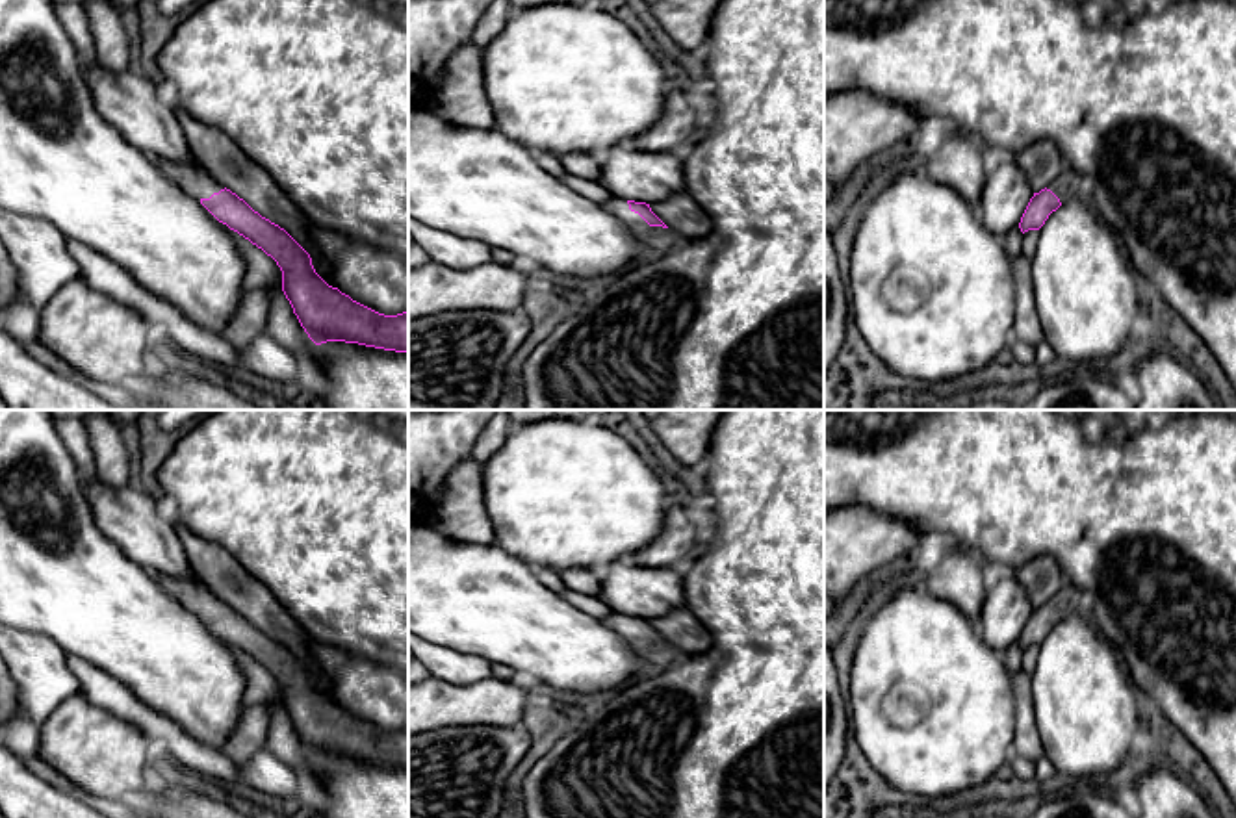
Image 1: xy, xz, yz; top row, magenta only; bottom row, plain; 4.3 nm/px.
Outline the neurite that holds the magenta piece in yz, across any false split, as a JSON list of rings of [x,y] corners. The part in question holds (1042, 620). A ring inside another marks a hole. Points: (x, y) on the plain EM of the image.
[[[1063,577],[1060,592],[1030,614],[1019,638],[1021,647],[1039,645],[1052,627],[1065,618],[1086,612],[1086,607],[1086,595]]]

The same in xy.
[[[158,568],[150,573],[219,638],[277,677],[282,686],[282,707],[315,760],[345,757],[408,768],[408,727],[384,731],[328,701],[315,688],[310,670],[284,644],[254,627],[200,579],[195,582],[173,579]]]

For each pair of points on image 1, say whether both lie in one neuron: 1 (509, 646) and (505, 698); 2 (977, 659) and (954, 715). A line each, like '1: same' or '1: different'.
1: different
2: same

